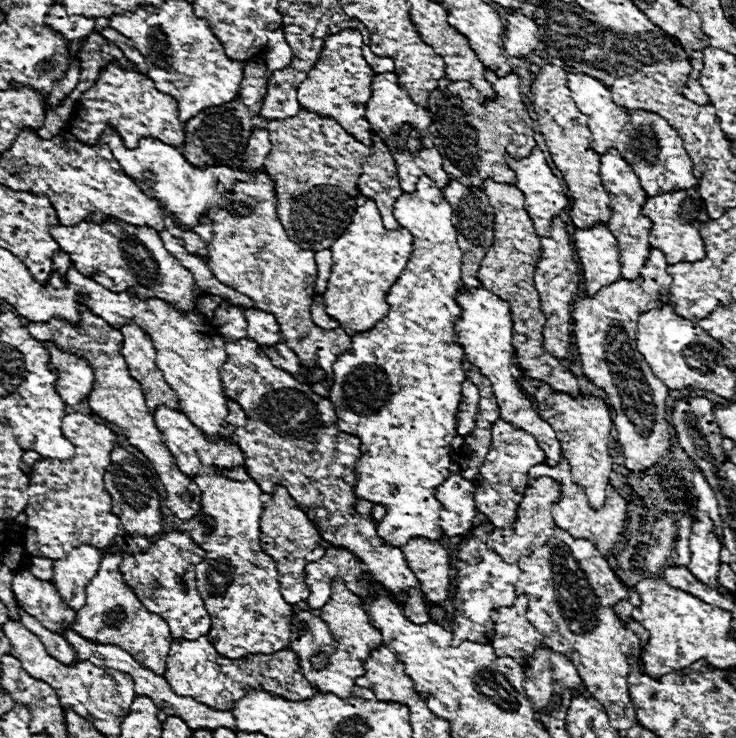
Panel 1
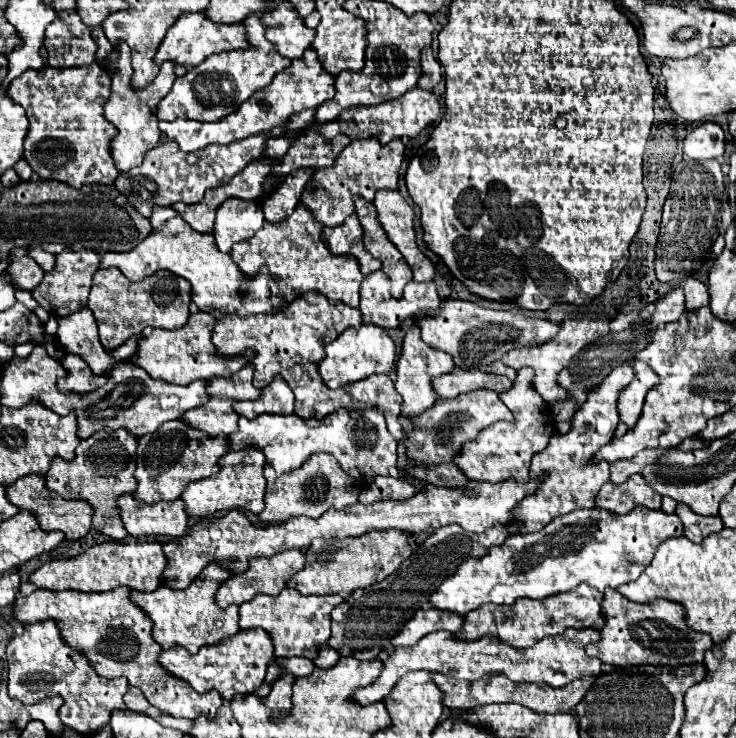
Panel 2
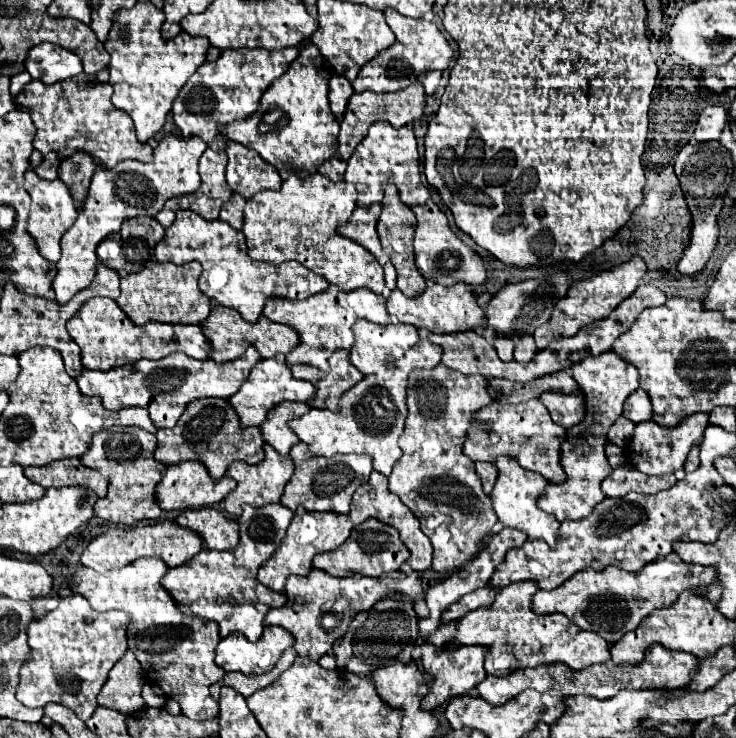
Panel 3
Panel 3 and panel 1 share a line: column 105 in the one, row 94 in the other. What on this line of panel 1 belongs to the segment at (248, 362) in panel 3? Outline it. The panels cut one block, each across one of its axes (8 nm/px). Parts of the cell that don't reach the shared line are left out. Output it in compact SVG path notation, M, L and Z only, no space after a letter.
M394 72L376 74L370 90L372 90L372 98L368 100L366 106L366 118L374 132L378 130L384 132L384 142L398 166L398 178L402 190L416 192L418 178L424 174L428 174L428 178L432 178L432 182L436 182L436 186L440 186L442 190L450 182L450 178L442 170L442 154L438 152L438 148L432 142L432 136L428 134L428 128L432 124L432 114L428 110L422 110L410 100L410 96L400 88Z

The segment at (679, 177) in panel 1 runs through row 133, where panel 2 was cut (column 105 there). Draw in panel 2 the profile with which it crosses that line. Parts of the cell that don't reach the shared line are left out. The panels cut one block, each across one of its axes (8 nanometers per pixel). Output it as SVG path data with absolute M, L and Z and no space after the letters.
M120 586L108 592L76 592L76 590L42 590L32 594L18 594L14 602L14 616L24 624L54 618L60 624L64 640L82 652L100 676L118 678L126 676L132 686L138 686L146 700L160 712L178 718L196 718L200 714L210 716L222 706L222 696L216 690L198 694L188 682L168 674L158 662L162 646L152 636L150 616L130 600L130 590Z

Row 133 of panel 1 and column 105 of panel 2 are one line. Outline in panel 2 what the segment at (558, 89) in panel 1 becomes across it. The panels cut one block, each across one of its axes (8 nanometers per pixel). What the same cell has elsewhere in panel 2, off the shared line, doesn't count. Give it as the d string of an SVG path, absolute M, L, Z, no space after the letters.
M100 542L86 552L66 558L66 560L54 560L38 568L32 576L30 582L36 584L38 588L72 588L80 592L104 592L104 590L114 590L118 586L128 586L132 590L142 590L142 592L152 592L160 586L162 572L166 570L168 560L162 552L160 542Z

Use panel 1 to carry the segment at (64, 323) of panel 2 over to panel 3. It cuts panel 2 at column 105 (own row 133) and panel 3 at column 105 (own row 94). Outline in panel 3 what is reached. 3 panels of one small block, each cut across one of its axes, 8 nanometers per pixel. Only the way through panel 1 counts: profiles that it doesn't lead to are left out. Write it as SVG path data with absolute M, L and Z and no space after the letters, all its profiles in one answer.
M92 298L88 300L72 320L68 320L66 330L70 338L80 346L80 358L84 368L92 370L110 370L124 364L134 364L142 358L160 360L172 352L184 352L190 358L204 360L208 358L210 346L202 336L202 328L186 324L166 324L166 322L148 322L144 326L132 324L124 318L124 312L110 298Z

